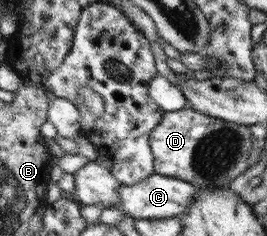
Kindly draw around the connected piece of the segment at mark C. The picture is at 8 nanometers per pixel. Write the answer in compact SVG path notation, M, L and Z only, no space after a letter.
M154 174L140 182L118 189L119 202L117 207L132 219L160 220L162 218L180 217L187 207L197 197L197 188L182 180Z

